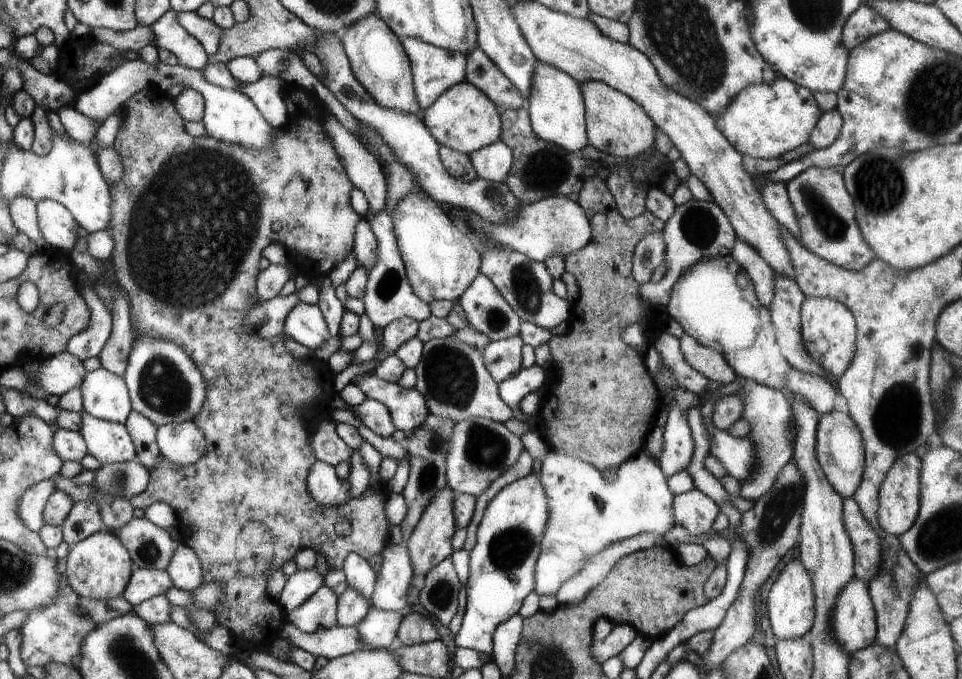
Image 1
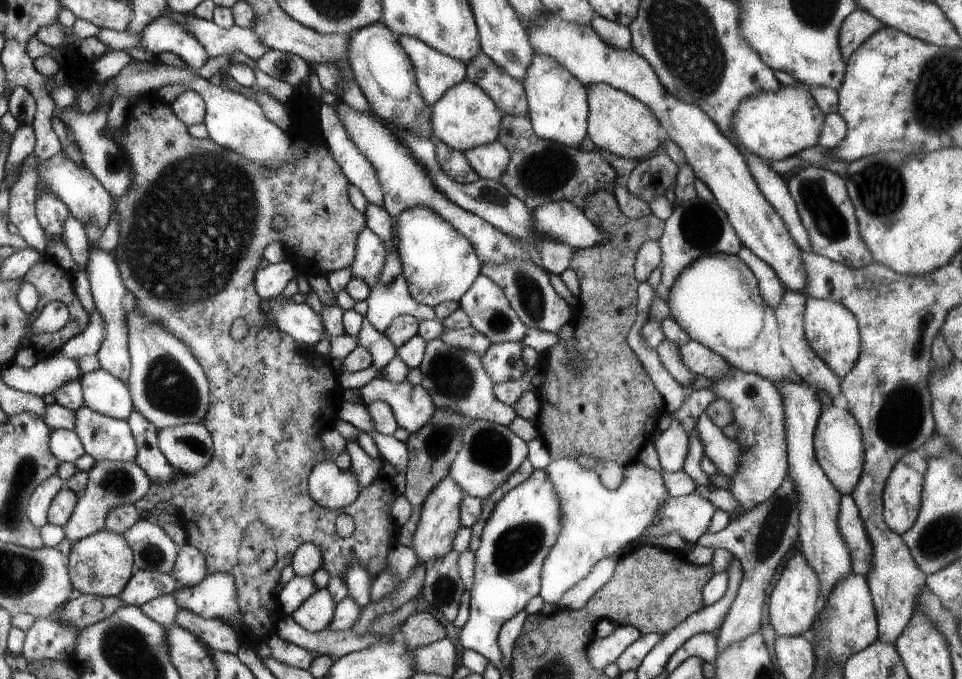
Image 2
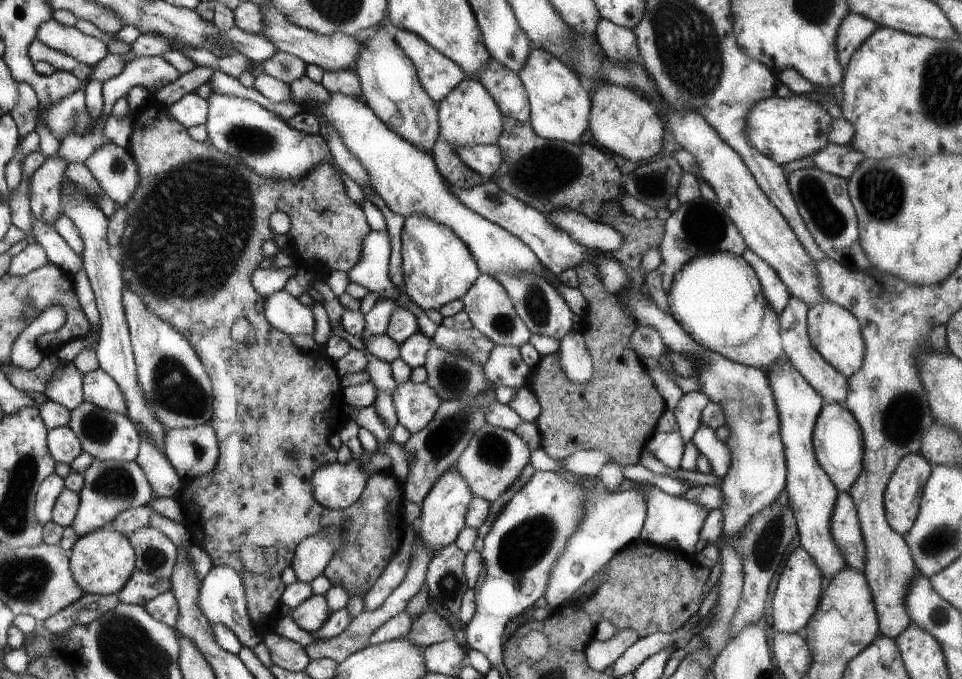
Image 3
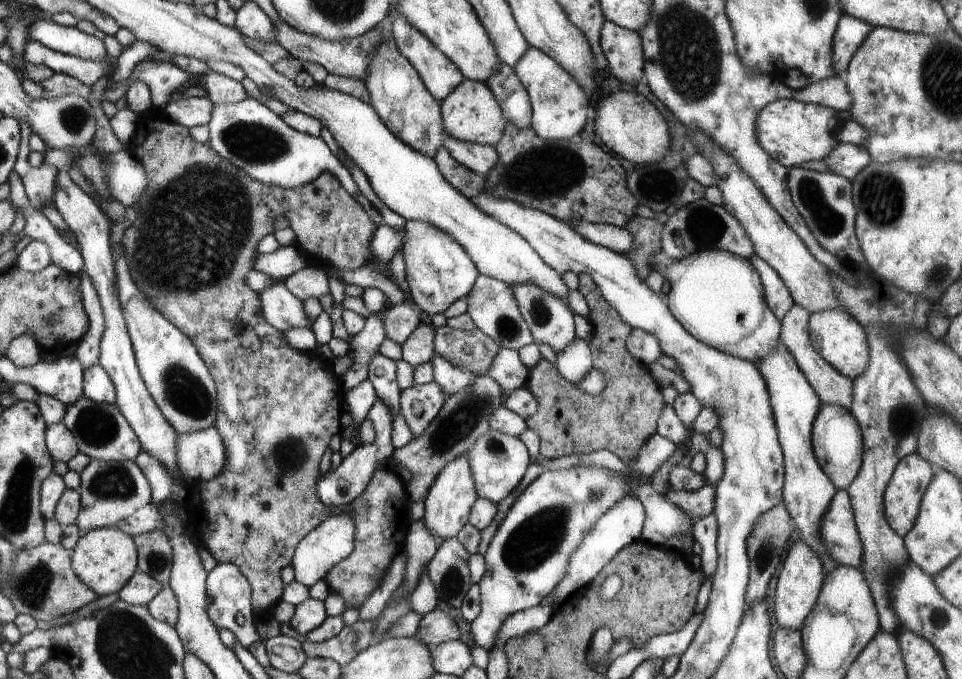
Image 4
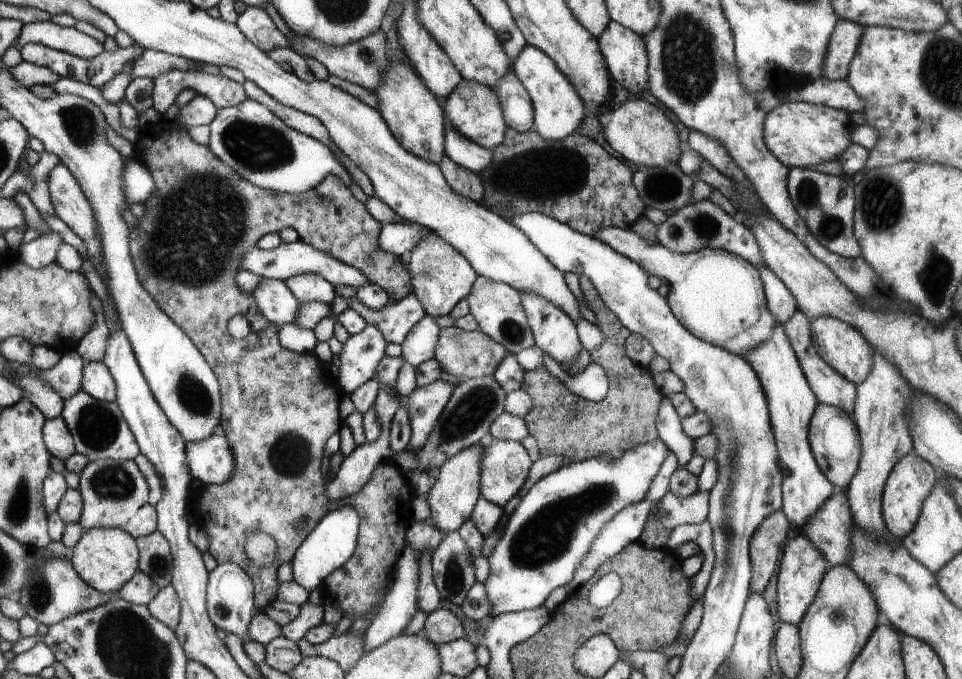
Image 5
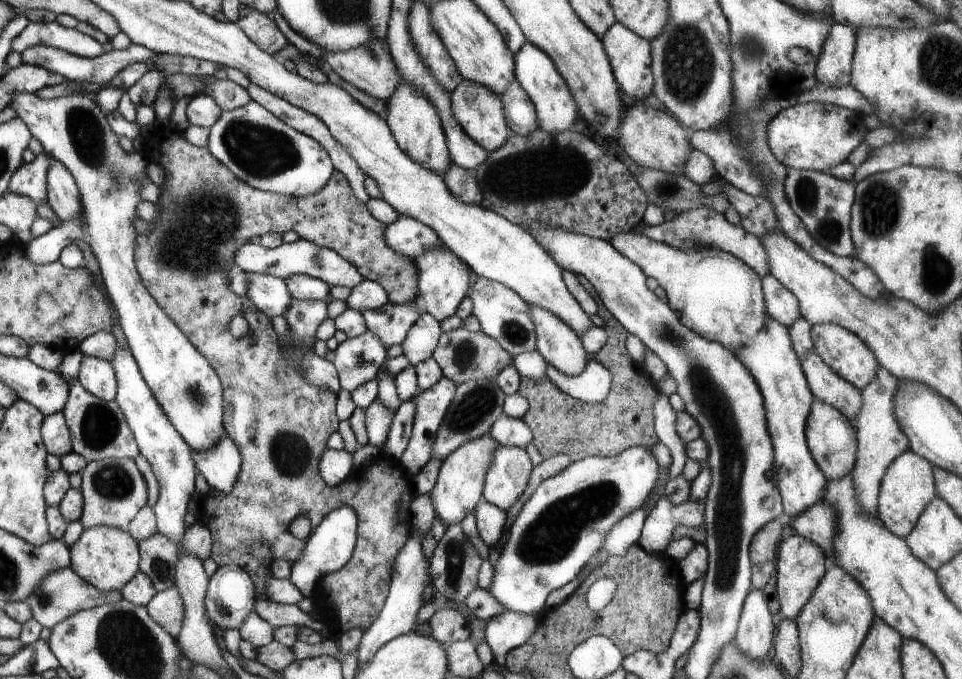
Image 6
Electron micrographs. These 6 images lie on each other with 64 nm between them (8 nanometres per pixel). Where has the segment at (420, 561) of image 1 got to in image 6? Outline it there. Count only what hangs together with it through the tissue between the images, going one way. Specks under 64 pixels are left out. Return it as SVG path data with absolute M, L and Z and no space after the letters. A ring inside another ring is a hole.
M483 434L475 440L469 440L465 444L461 444L459 448L455 448L455 452L451 452L445 460L443 466L439 470L437 482L433 486L433 490L429 492L433 508L437 518L449 528L453 524L459 524L471 510L475 510L475 506L479 504L479 500L483 500L483 488L485 488L485 474L493 462L495 450L499 448L499 444L491 438L491 434Z

